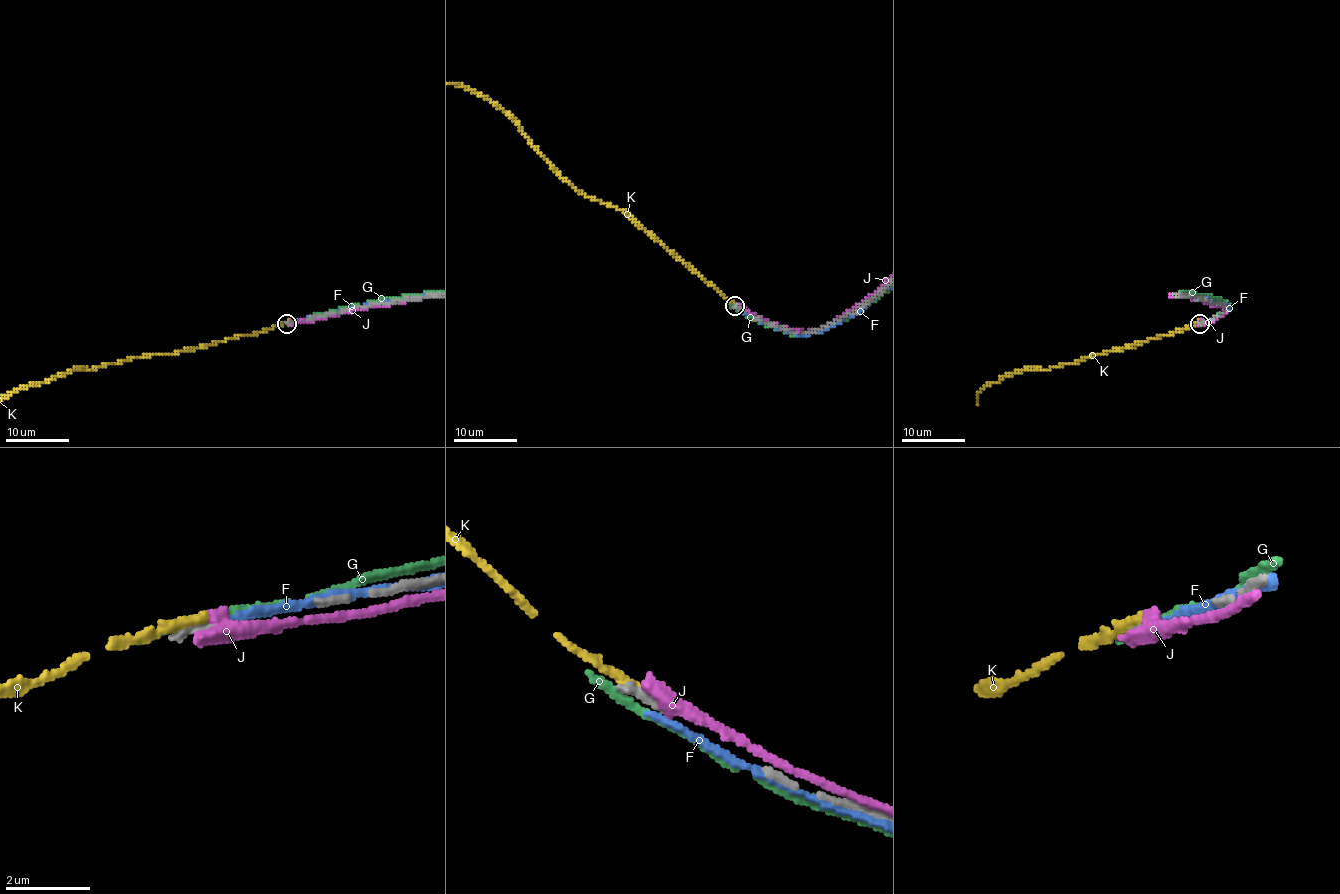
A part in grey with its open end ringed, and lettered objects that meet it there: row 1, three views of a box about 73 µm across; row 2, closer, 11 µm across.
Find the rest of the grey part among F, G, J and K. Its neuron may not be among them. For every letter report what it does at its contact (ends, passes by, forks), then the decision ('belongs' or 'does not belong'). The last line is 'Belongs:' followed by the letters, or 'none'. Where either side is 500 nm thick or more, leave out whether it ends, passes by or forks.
F: it ends there; does not belong
G: it passes by; does not belong
J: does not belong
K: it ends there; does not belong
Belongs: none

